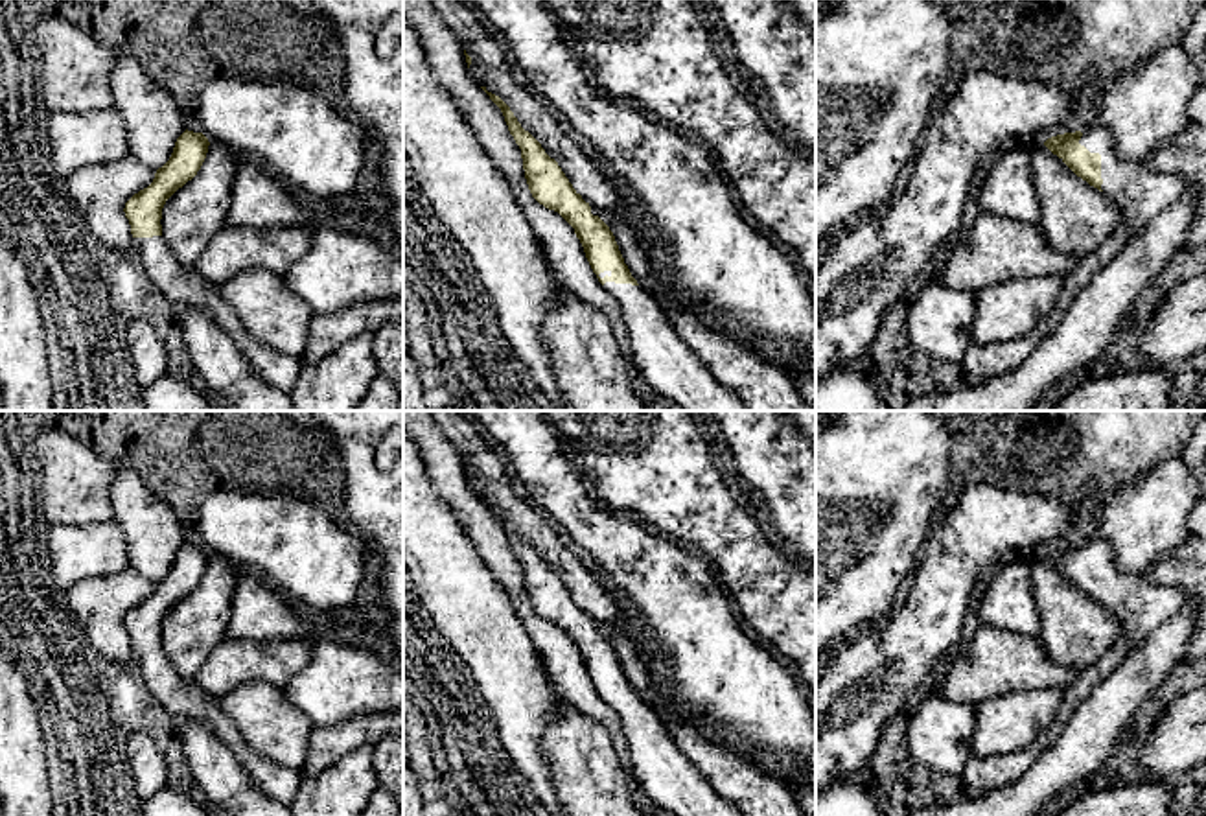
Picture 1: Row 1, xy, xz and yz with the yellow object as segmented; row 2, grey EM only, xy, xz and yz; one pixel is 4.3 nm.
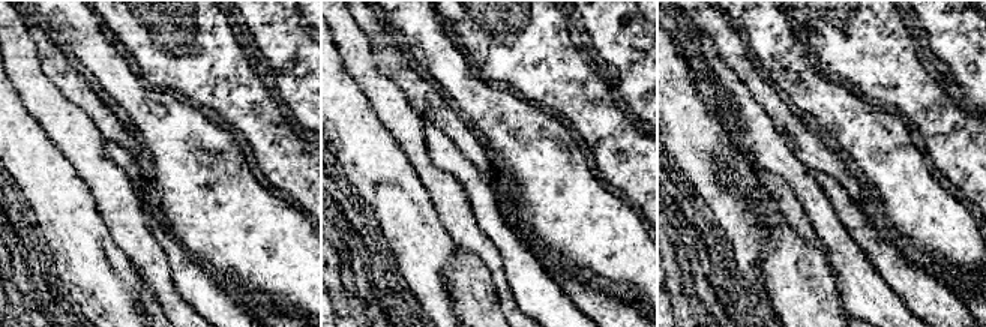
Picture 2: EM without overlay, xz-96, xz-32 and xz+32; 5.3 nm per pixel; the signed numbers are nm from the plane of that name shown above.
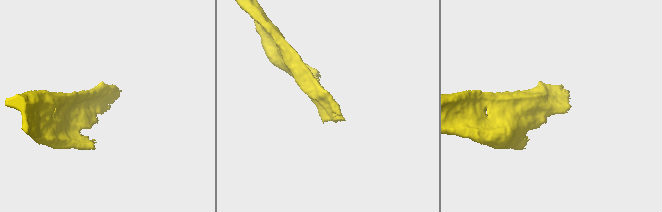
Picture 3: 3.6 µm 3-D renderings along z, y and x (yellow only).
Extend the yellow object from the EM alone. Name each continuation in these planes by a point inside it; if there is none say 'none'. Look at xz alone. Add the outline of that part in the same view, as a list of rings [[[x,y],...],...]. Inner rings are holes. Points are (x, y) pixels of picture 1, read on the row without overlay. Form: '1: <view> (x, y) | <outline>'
1: xz (663, 774) | [[[615,694],[604,700],[619,717],[630,770],[643,796],[672,816],[744,816],[692,766],[648,704]]]

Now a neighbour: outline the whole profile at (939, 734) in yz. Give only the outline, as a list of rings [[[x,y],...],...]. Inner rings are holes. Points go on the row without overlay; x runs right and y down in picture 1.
[[[930,694],[910,718],[906,731],[908,753],[926,770],[961,775],[972,757],[974,728],[974,705]]]

